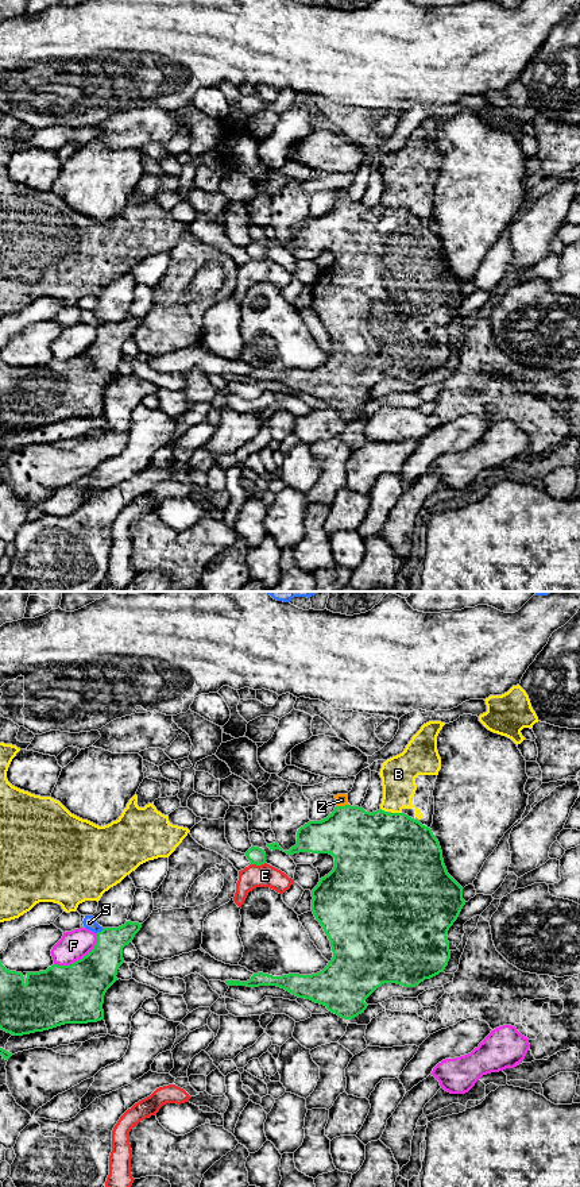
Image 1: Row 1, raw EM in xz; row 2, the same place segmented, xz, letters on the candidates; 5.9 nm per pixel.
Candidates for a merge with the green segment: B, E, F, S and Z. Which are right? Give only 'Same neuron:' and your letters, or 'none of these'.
Same neuron: Z

